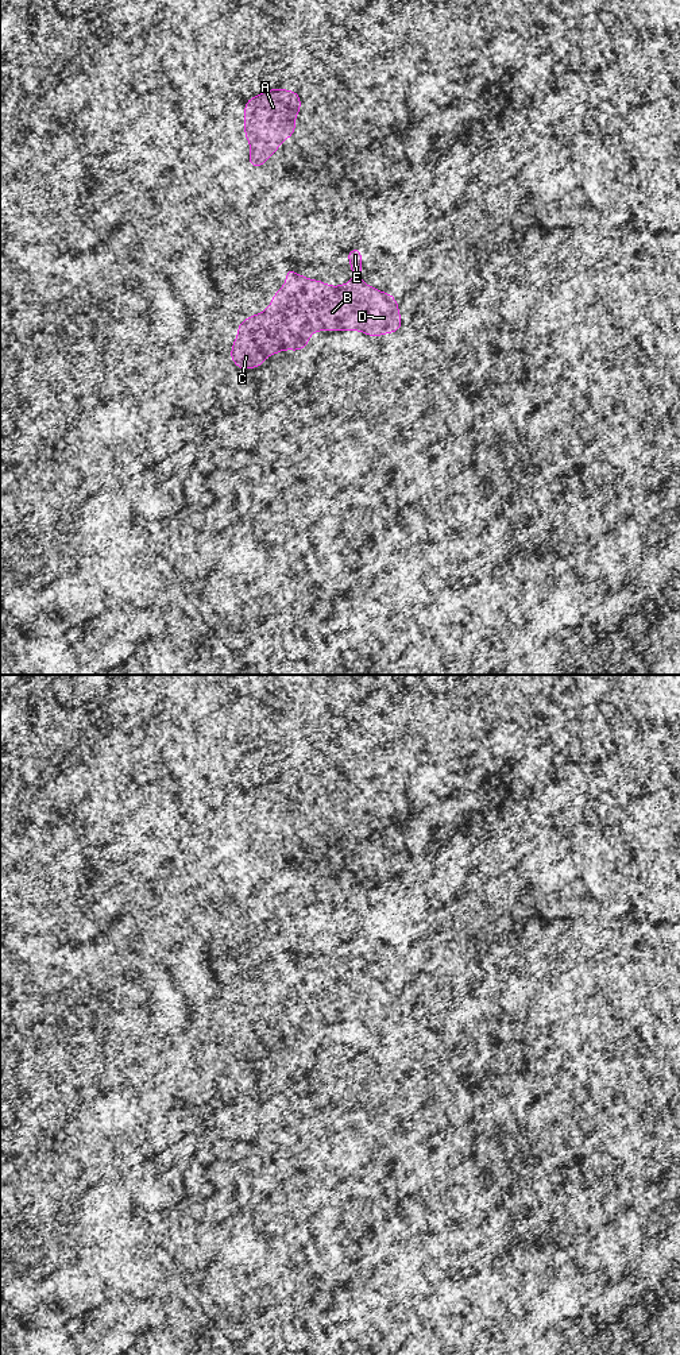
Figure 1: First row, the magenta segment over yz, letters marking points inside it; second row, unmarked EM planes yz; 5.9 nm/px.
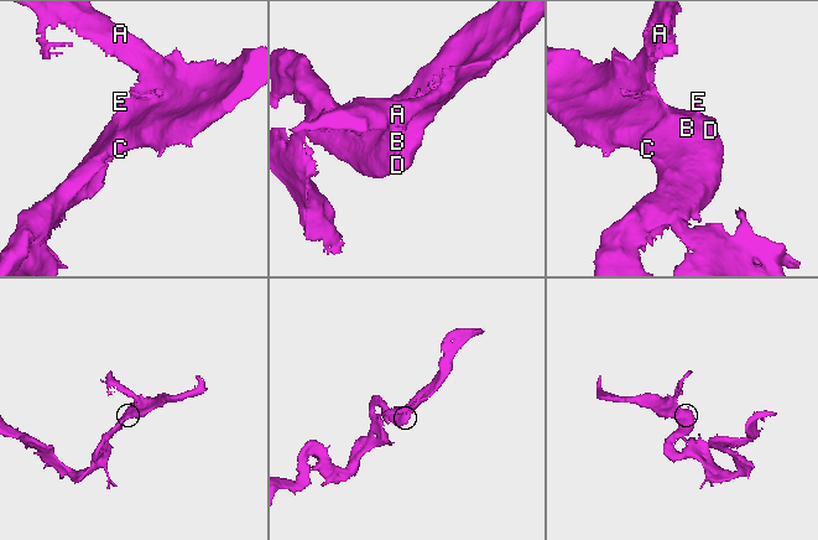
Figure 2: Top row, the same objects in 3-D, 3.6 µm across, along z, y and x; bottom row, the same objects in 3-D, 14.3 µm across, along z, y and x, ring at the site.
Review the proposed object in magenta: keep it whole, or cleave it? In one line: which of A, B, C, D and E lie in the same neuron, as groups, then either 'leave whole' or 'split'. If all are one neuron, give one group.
A B C D E; leave whole

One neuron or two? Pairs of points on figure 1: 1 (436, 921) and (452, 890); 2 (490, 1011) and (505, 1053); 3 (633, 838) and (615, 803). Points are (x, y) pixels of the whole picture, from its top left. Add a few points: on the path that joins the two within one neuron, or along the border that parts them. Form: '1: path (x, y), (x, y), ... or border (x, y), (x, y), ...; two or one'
1: border (437, 877), (443, 915), (447, 923); two
2: border (497, 1043), (498, 1052); two
3: border (632, 788), (622, 814), (613, 826); two

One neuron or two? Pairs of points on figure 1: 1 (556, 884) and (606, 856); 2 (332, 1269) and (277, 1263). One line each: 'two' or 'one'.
1: two
2: two

